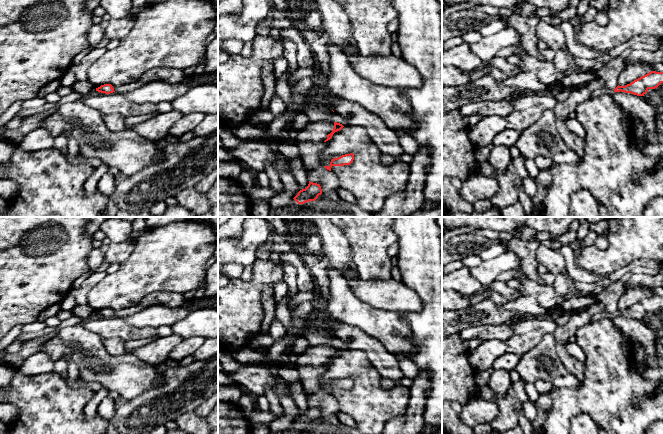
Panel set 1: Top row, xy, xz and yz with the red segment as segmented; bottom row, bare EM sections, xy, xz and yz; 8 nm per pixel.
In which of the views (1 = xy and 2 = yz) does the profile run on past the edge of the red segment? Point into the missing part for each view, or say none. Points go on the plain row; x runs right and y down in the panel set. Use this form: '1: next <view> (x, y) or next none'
1: next none
2: next none

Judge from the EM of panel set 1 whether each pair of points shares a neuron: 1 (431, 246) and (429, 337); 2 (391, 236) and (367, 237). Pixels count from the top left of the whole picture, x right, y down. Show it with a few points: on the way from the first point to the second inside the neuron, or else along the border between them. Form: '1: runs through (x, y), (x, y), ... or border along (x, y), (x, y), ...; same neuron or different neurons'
1: runs through (431, 269), (431, 314); same neuron
2: runs through (385, 236), (373, 235); same neuron

